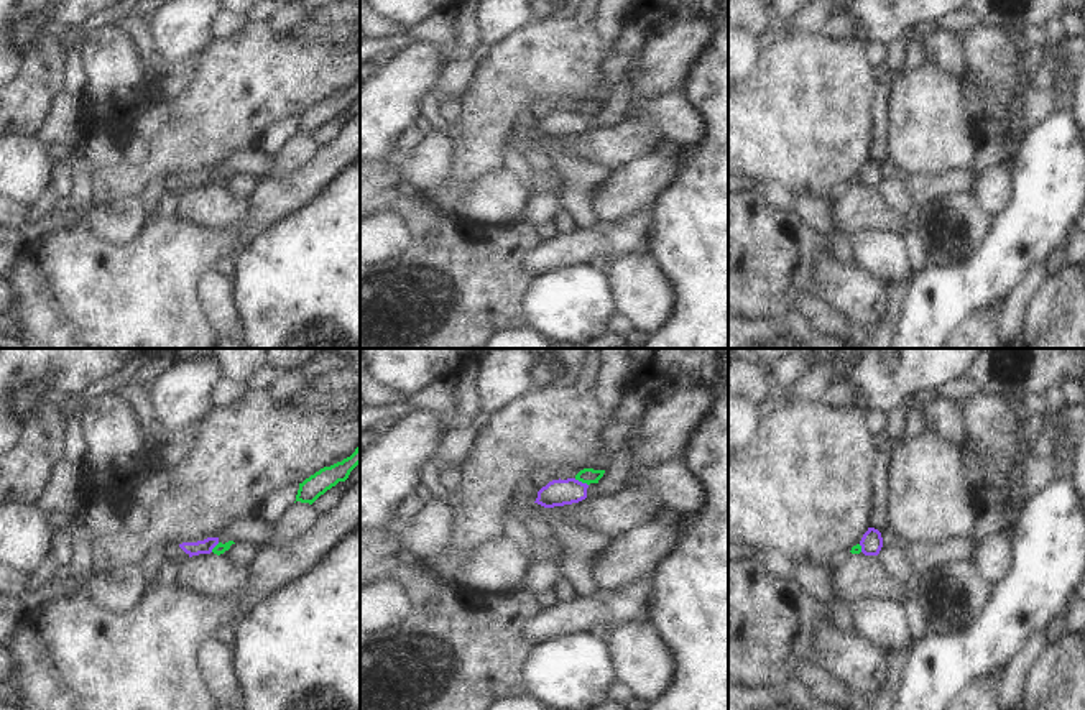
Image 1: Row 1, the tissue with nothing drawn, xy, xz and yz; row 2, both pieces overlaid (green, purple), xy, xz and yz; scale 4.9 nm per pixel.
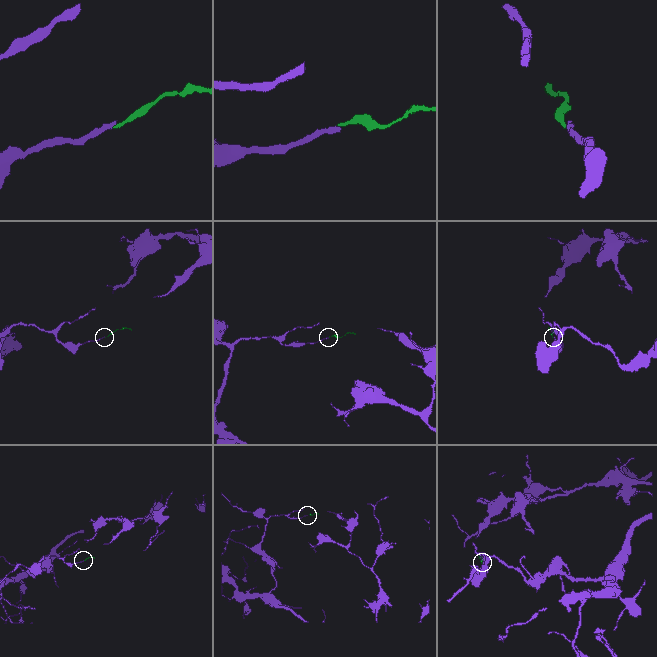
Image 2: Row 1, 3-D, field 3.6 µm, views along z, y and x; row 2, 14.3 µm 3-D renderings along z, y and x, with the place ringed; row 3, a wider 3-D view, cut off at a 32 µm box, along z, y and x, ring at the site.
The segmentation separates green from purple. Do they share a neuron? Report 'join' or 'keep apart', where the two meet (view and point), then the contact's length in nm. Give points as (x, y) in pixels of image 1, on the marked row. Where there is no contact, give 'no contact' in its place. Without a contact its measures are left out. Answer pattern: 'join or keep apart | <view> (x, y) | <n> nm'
keep apart | xz (581, 480) | 80 nm

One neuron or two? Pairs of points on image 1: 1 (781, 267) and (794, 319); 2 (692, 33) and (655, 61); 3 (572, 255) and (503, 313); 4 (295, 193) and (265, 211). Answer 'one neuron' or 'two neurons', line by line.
1: two neurons
2: one neuron
3: two neurons
4: one neuron

